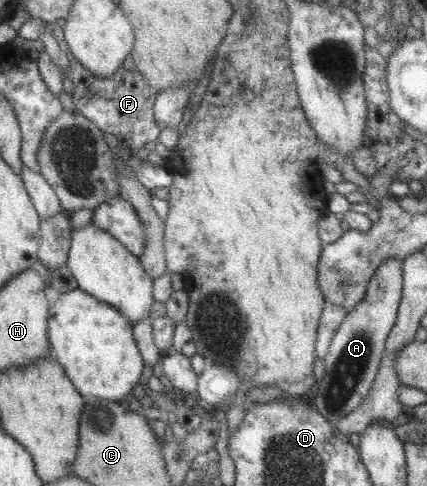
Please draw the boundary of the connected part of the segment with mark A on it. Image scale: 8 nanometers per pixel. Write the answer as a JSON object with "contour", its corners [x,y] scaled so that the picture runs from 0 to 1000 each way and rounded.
{"contour":[[[911,529],[899,537],[867,572],[852,613],[810,644],[801,665],[792,669],[768,726],[756,739],[763,765],[738,788],[733,807],[719,821],[721,829],[775,872],[785,872],[820,844],[829,844],[862,807],[899,730],[909,685],[927,658],[944,580],[941,533]]]}

